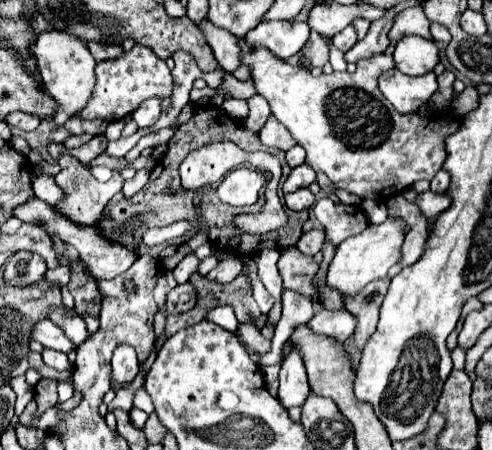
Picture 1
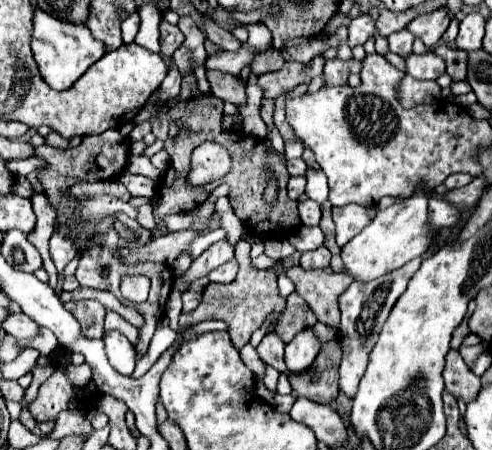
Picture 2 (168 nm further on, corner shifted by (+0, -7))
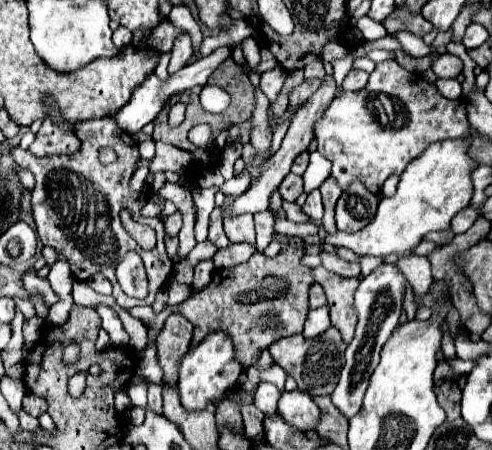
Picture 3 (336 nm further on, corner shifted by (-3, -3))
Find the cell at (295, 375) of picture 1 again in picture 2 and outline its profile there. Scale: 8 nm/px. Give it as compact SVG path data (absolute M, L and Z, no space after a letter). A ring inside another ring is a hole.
M311 329L297 333L295 339L285 347L285 365L289 373L303 375L317 359L319 349L321 349L321 343L315 339Z

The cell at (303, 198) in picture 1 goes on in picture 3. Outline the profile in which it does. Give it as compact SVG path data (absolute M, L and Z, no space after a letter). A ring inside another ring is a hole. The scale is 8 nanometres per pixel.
M314 189L314 191L308 195L302 211L304 211L312 221L316 221L316 223L322 221L324 207L322 207L322 197L320 197L320 191L318 191L318 189Z

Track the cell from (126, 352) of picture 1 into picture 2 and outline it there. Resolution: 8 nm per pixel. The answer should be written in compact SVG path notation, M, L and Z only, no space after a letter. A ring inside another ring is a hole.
M109 333L105 339L105 351L111 361L111 365L121 373L121 375L131 375L135 371L137 355L133 351L133 345L125 339L121 333Z

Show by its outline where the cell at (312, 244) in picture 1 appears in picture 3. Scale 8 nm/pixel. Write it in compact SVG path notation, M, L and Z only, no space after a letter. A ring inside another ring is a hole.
M322 251L322 265L328 271L334 271L342 277L358 277L360 275L360 265L358 263L346 261L346 259L342 259L338 255L332 255L332 253L326 253L326 251Z

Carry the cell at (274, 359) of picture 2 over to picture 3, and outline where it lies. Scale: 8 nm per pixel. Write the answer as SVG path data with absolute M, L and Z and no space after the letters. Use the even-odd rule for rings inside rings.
M336 327L326 329L322 335L318 335L314 339L304 339L300 333L300 335L292 335L288 339L280 339L280 341L272 343L272 347L270 347L274 361L288 375L294 377L300 391L310 393L310 395L330 395L334 391L334 387L338 385L338 379L340 379L340 371L344 367L344 351L346 351L346 343L342 341L342 335Z

